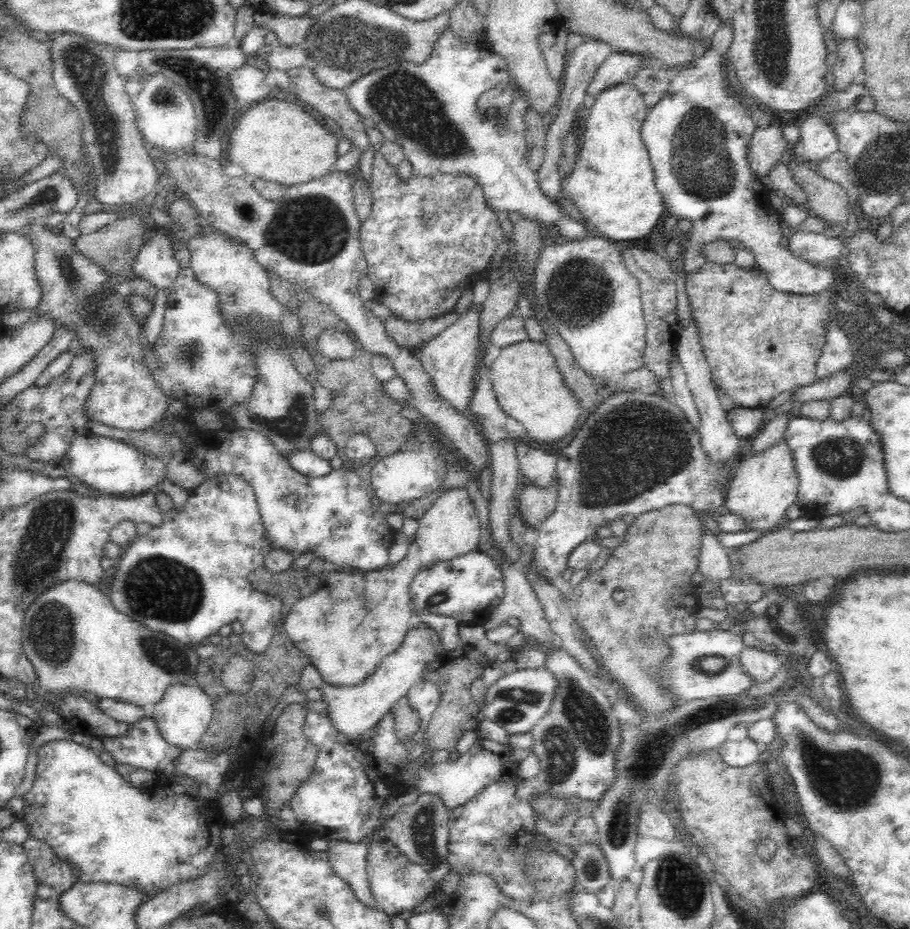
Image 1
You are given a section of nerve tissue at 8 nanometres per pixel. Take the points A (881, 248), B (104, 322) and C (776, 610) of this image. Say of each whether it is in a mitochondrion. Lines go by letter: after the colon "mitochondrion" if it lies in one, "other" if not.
A: other
B: mitochondrion
C: mitochondrion

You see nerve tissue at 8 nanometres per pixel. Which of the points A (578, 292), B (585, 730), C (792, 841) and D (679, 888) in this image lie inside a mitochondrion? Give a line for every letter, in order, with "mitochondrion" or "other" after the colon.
A: mitochondrion
B: mitochondrion
C: other
D: mitochondrion

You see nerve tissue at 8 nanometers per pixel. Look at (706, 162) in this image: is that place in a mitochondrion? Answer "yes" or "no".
yes

